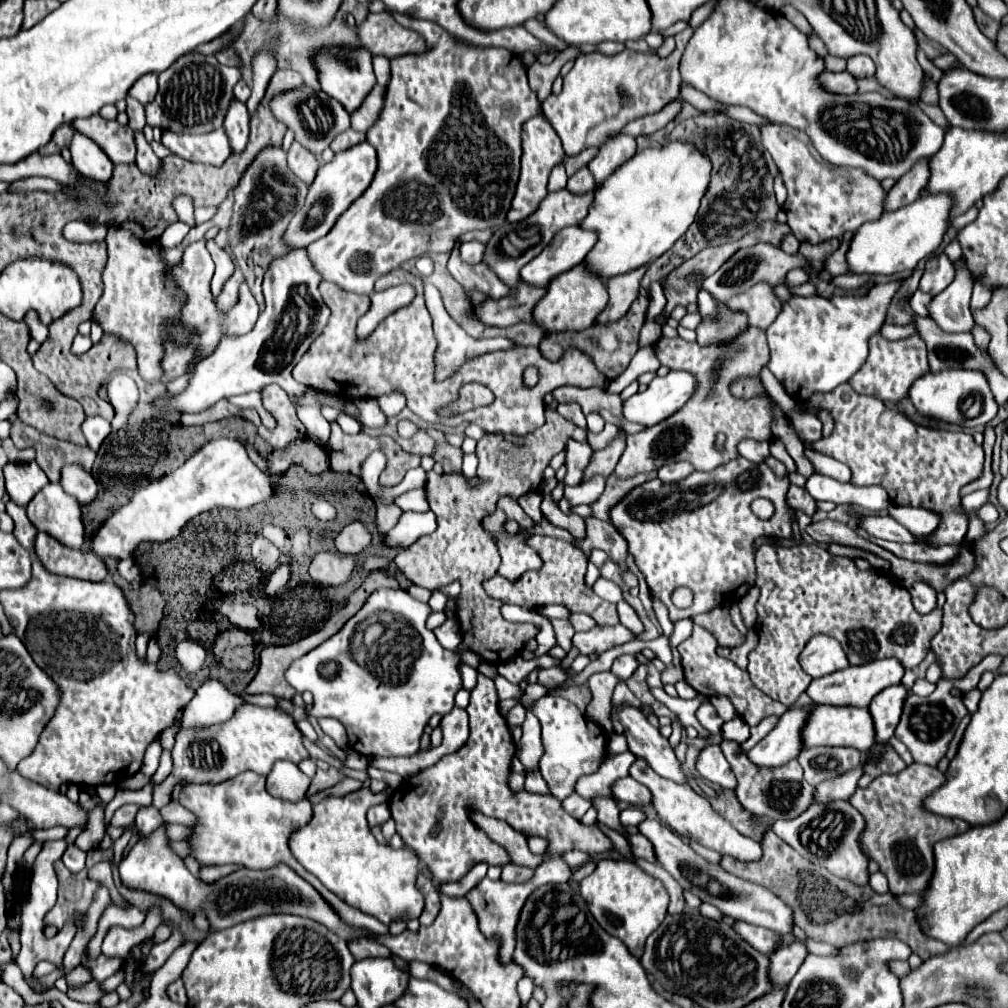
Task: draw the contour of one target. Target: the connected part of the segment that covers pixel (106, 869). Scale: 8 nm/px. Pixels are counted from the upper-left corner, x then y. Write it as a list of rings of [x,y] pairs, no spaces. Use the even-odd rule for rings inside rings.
[[[102,861],[100,863],[97,863],[88,870],[88,875],[90,879],[102,885],[105,885],[109,889],[113,903],[119,905],[119,907],[131,906],[131,903],[121,897],[114,884],[111,865],[109,861]]]

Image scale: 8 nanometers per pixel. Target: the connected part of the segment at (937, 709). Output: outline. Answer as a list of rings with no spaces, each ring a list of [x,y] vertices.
[[[985,657],[980,662],[983,662],[983,665],[975,665],[971,671],[960,679],[941,679],[941,681],[937,683],[937,689],[935,689],[929,697],[919,697],[919,695],[915,695],[915,693],[909,693],[909,695],[907,695],[905,705],[903,705],[903,715],[901,715],[901,721],[899,721],[899,725],[897,725],[895,737],[901,739],[901,741],[907,745],[907,749],[911,751],[911,755],[913,755],[913,759],[915,759],[917,763],[933,765],[933,767],[935,767],[937,761],[945,755],[947,745],[949,745],[949,741],[953,739],[957,725],[959,725],[961,719],[969,713],[967,707],[963,705],[963,699],[951,695],[951,689],[955,687],[955,689],[959,689],[961,693],[975,689],[977,683],[979,683],[981,671],[987,669],[985,665],[986,660],[987,658]]]

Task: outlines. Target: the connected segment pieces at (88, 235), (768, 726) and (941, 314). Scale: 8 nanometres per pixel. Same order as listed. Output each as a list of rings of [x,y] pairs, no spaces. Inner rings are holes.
[[[71,221],[65,225],[63,235],[69,241],[75,243],[91,243],[91,241],[103,241],[107,235],[107,227],[105,225],[93,225],[87,221]]]
[[[771,715],[771,717],[765,717],[759,725],[755,725],[755,727],[751,727],[751,737],[745,741],[745,743],[741,743],[739,747],[743,747],[743,751],[749,751],[749,749],[753,749],[763,737],[767,737],[767,733],[777,725],[777,715]]]
[[[955,263],[955,281],[943,289],[943,293],[931,297],[929,317],[943,331],[969,331],[973,327],[973,315],[969,309],[973,289],[973,277],[965,265]]]

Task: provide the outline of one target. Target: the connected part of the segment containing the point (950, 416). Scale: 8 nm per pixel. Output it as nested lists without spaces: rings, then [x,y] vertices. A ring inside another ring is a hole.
[[[951,369],[951,371],[927,373],[919,377],[911,387],[911,403],[923,417],[961,425],[967,429],[987,425],[997,415],[999,409],[983,373],[967,371],[967,369]]]

